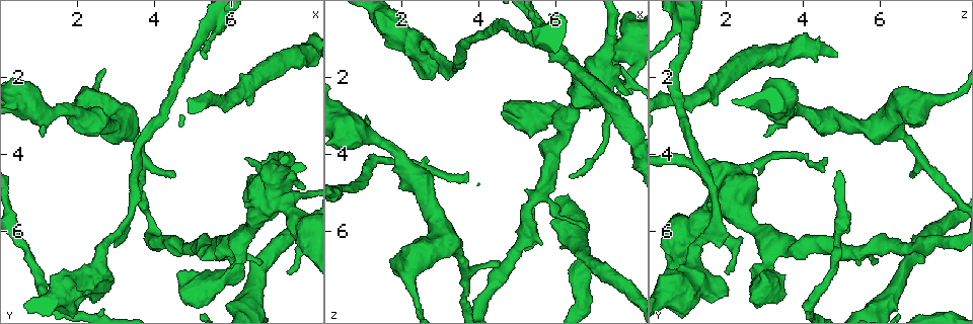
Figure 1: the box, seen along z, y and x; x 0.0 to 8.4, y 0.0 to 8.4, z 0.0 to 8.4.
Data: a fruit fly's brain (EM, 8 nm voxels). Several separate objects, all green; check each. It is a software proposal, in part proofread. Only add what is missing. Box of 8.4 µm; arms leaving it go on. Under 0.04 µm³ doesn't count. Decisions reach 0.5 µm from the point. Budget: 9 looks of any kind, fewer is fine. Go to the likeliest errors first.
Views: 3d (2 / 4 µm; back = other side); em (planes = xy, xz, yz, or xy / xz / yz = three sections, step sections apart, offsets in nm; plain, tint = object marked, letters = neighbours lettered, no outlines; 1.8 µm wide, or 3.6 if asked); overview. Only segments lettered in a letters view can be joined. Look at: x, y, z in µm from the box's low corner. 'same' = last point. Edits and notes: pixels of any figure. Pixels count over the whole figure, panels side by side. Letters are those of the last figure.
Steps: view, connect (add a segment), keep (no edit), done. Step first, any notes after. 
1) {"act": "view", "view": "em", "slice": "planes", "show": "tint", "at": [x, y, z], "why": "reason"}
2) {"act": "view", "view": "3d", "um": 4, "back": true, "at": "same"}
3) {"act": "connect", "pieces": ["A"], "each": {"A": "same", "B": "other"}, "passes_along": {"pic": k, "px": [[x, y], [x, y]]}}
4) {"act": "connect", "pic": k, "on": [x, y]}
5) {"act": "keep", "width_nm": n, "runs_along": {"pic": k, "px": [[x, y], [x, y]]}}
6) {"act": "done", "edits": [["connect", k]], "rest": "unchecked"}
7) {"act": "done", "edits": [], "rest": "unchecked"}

{"act": "view", "view": "3d", "um": 2, "at": [6.40, 4.10, 4.65], "why": "tapers out"}

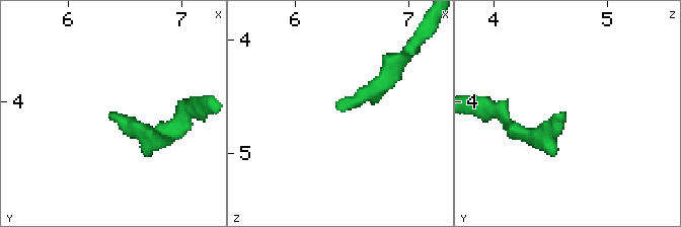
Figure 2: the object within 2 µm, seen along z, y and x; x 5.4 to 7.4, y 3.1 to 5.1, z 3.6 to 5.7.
{"act": "view", "view": "em", "slice": "xy", "step": 4, "show": "letters", "at": [6.36, 4.10, 4.60], "why": "shape alone is not enough"}

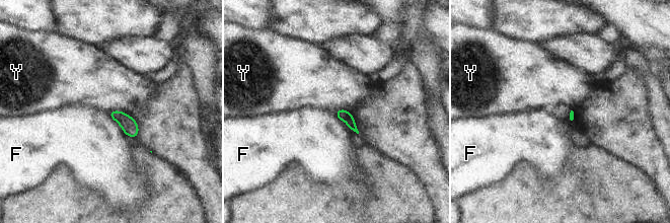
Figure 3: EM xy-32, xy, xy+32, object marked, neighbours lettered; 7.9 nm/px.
{"act": "view", "view": "em", "slice": "planes", "show": "letters", "at": "same", "why": "cut it another way"}

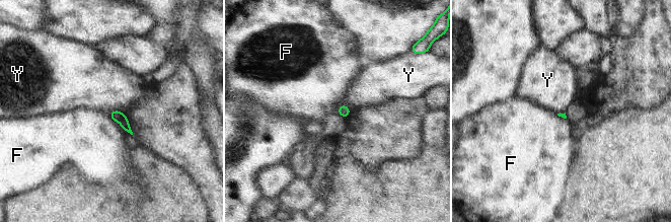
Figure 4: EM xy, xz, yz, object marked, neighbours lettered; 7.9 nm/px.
{"act": "keep", "each": {"F": "other", "Y": "other"}, "border": {"pic": 4, "px": [[350, 107], [341, 104], [337, 113]]}, "found": "none of them fits"}

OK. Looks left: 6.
{"act": "view", "view": "em", "slice": "xz", "step": 16, "show": "tint", "at": [2.45, 7.85, 1.60], "why": "an open end"}

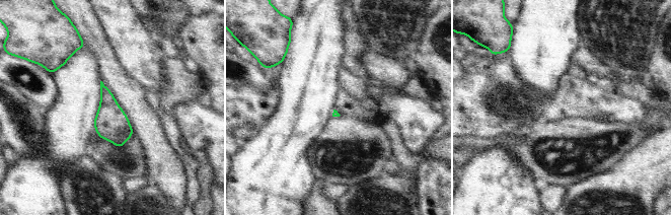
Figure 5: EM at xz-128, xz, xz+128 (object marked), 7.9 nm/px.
{"act": "view", "view": "em", "slice": "planes", "show": "letters", "at": "same", "why": "another direction"}

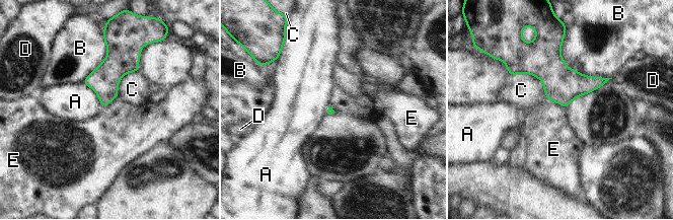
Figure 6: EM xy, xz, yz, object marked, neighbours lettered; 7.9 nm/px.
{"act": "keep", "each": {"A": "other", "B": "other", "C": "other", "D": "other", "E": "other"}, "runs_along": {"pic": 6, "px": [[514, 68], [604, 80]]}, "found": "none of them fits"}

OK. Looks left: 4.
{"act": "view", "view": "em", "slice": "xz", "step": 8, "show": "letters", "at": [3.15, 6.05, 2.05], "why": "branch stops here"}

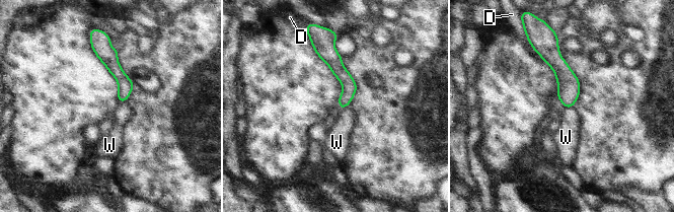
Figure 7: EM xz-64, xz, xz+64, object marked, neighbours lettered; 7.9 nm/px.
{"act": "view", "view": "em", "slice": "xy", "step": 8, "show": "letters", "at": "same", "why": "cut it another way"}

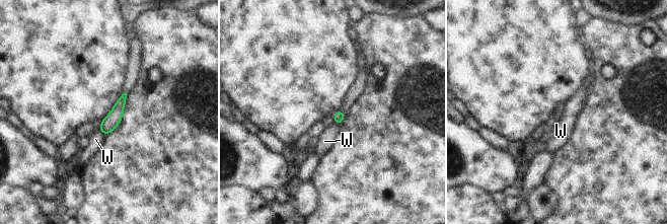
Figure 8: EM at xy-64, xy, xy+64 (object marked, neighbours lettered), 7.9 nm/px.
{"act": "keep", "each": {"W": "other"}, "found": "no lettered segment goes on from it"}

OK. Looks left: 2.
{"act": "view", "view": "em", "slice": "planes", "show": "letters", "at": [7.50, 7.05, 2.00], "why": "branch stops here"}

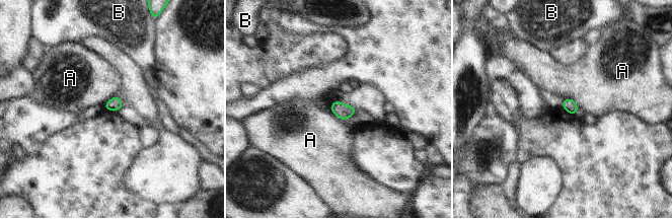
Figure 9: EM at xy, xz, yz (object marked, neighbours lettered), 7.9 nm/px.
{"act": "keep", "each": {"A": "other", "B": "other"}, "found": "none of them fits"}

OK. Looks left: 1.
{"act": "done", "edits": [], "rest": "unchecked"}

